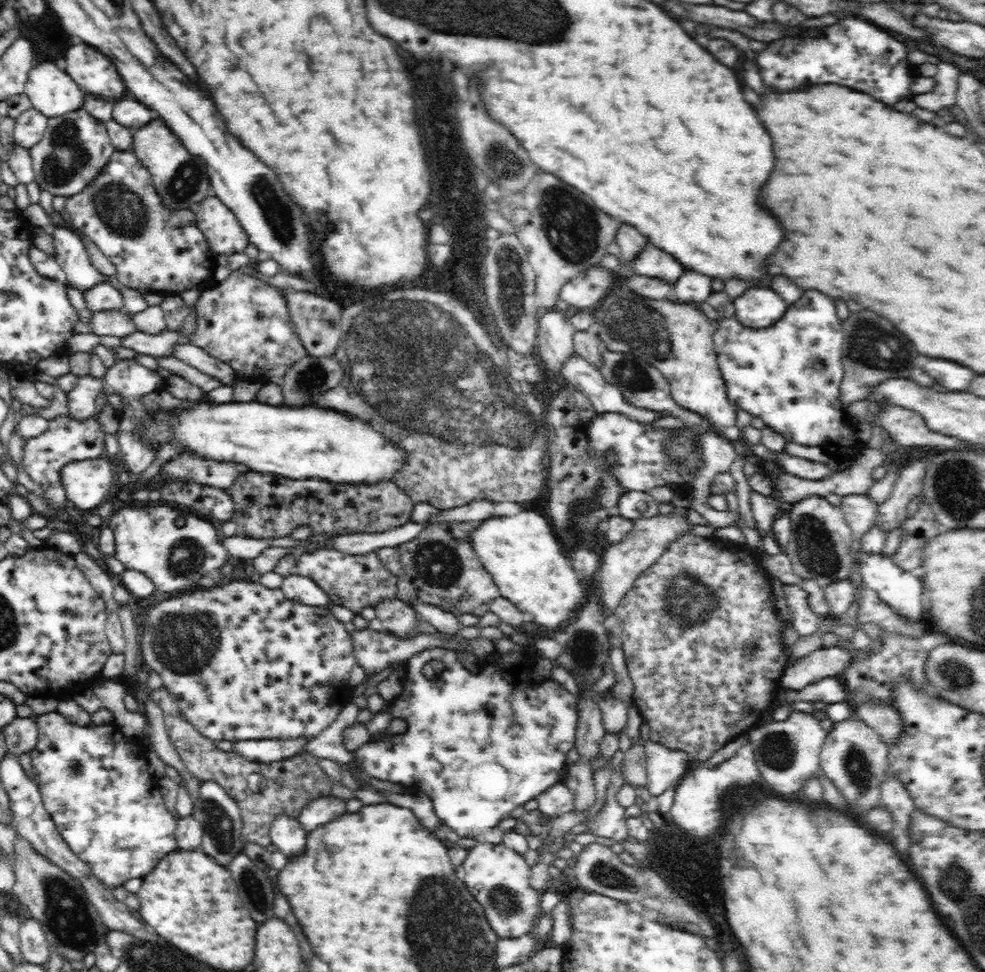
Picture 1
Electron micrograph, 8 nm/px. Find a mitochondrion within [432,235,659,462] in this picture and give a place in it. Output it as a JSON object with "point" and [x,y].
{"point":[512,278]}

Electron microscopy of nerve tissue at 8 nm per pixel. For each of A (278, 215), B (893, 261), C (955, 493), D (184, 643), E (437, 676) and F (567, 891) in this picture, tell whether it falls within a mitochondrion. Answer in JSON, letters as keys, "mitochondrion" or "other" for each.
{"A":"mitochondrion","B":"other","C":"mitochondrion","D":"mitochondrion","E":"other","F":"other"}

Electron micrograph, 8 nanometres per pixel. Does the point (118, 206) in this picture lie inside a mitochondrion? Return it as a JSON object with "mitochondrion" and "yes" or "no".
{"mitochondrion":"yes"}

